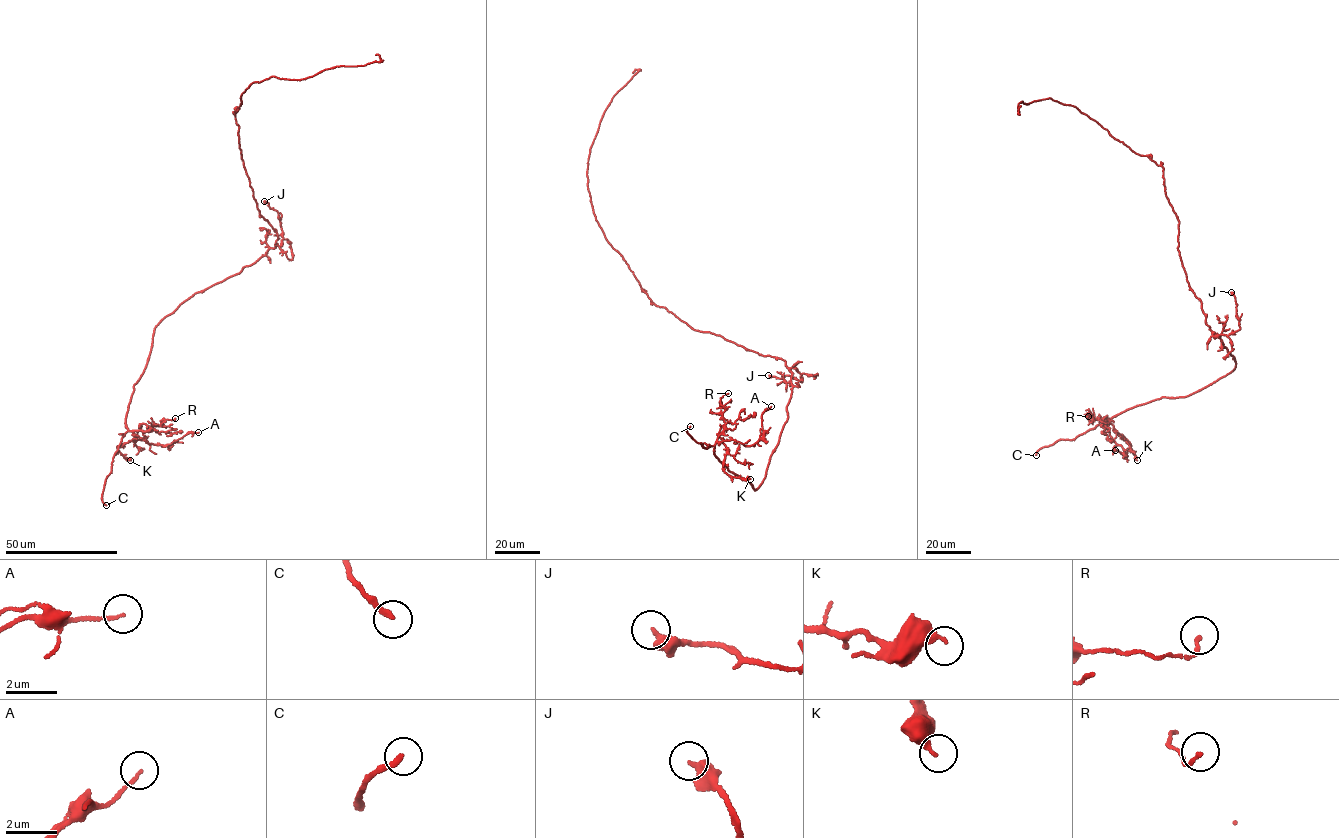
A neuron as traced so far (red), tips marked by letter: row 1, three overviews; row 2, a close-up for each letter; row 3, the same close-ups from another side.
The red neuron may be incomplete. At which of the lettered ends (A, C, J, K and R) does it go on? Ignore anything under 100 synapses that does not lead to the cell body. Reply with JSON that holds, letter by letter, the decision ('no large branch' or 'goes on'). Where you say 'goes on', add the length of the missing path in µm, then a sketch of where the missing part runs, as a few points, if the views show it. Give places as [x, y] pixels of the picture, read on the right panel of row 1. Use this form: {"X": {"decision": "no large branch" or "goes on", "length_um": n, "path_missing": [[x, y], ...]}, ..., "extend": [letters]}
{"A": {"decision": "no large branch"}, "C": {"decision": "goes on", "length_um": 20, "path_missing": [[1036, 455], [1020, 455], [1009, 463], [1002, 463], [1001, 460]]}, "J": {"decision": "no large branch"}, "K": {"decision": "no large branch"}, "R": {"decision": "no large branch"}, "extend": ["C"]}

